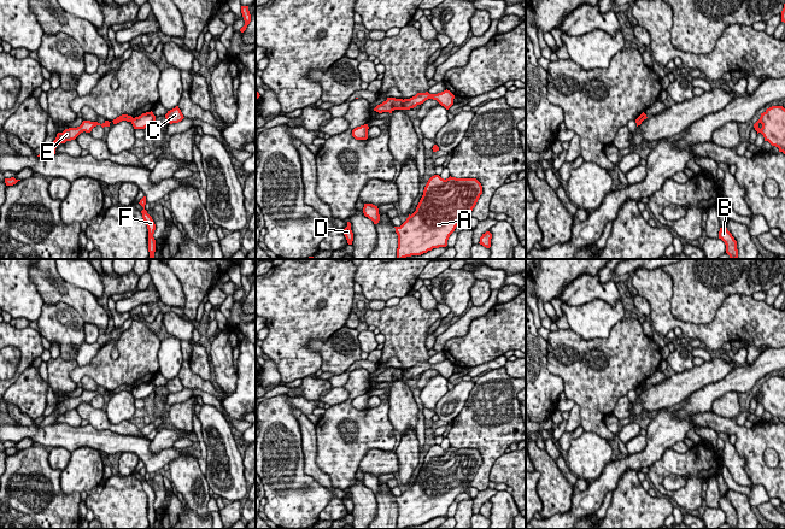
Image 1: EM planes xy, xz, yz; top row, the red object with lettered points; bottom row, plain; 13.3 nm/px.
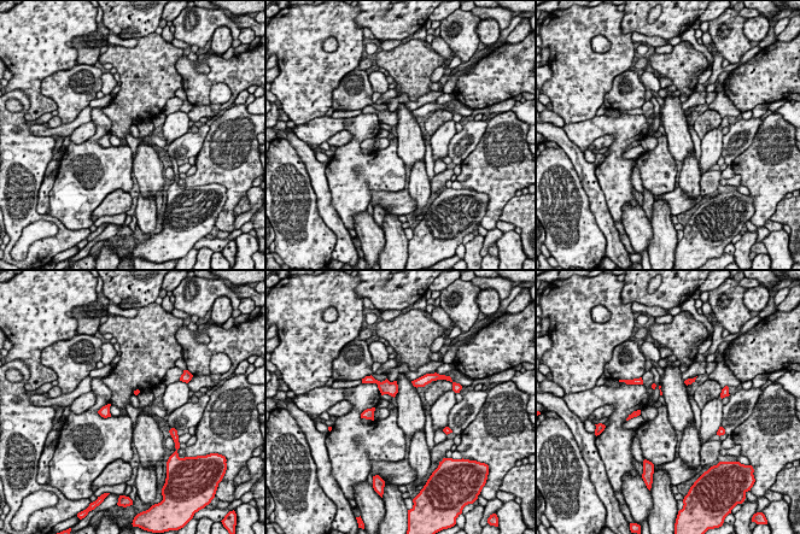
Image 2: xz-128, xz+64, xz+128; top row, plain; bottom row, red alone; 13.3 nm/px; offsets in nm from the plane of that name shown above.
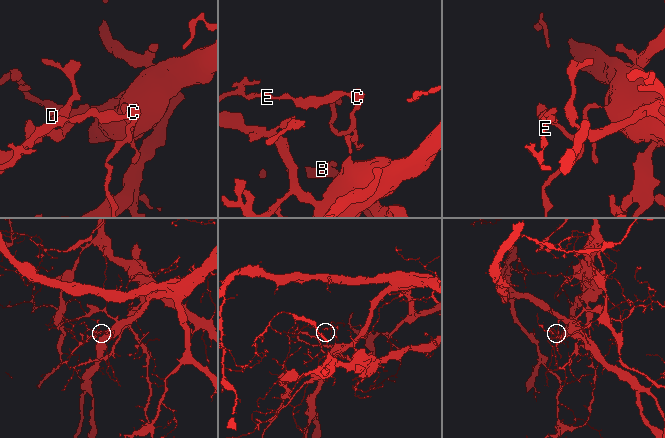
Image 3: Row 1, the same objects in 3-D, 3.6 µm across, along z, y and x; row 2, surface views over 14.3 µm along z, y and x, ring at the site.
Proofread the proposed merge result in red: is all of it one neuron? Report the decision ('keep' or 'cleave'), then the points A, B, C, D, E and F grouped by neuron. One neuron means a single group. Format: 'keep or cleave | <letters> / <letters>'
cleave | A C D F / B E

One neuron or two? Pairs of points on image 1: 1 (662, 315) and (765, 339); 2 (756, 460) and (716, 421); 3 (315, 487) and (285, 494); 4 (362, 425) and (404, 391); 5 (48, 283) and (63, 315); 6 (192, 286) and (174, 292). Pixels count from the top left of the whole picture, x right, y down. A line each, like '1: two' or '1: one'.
1: one
2: one
3: one
4: two
5: two
6: two

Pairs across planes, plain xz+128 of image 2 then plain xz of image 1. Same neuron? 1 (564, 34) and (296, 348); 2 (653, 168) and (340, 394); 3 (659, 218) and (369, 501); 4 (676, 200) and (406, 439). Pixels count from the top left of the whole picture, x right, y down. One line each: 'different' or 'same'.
1: same
2: different
3: different
4: different

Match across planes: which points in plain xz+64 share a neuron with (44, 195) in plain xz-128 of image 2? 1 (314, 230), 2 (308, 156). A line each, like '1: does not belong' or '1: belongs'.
1: does not belong
2: belongs

